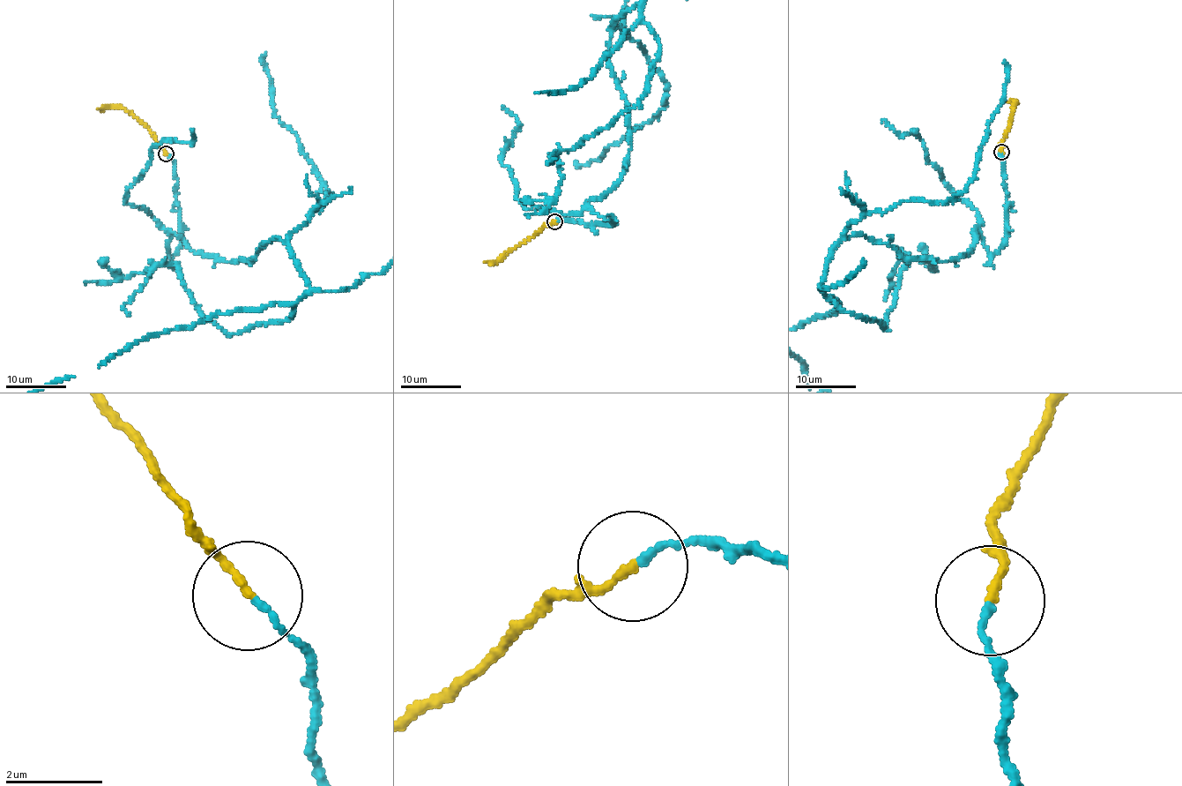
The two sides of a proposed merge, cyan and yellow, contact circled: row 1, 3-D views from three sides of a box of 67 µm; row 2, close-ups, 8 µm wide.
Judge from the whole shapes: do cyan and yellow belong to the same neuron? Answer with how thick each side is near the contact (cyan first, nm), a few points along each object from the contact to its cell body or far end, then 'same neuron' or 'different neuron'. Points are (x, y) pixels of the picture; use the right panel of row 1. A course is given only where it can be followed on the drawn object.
110/160 nm | yellow via (1000, 153), (1014, 103), (1014, 101), (1007, 102) | same neuron

